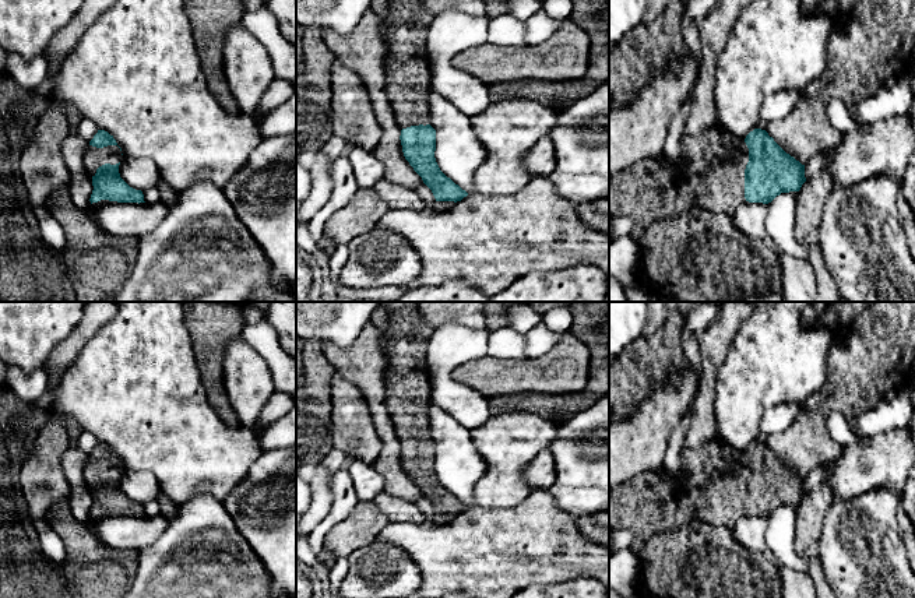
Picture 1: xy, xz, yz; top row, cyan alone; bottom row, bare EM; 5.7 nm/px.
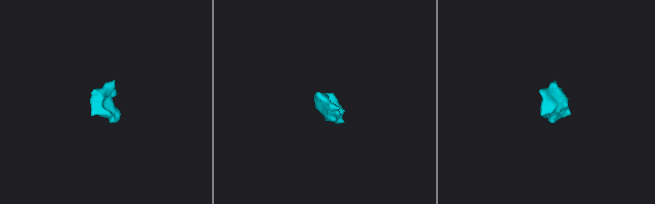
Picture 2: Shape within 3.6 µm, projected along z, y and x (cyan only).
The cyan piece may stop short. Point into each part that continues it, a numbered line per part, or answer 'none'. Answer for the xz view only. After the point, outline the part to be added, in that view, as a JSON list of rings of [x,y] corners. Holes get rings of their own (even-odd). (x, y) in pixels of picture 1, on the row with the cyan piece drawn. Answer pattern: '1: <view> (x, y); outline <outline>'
1: xz (408, 77); outline [[[388,0],[388,14],[381,17],[387,36],[387,96],[400,129],[430,124],[429,92],[430,70],[427,64],[426,38],[433,15],[427,13],[419,0]]]
2: xz (439, 206); outline [[[436,201],[433,207],[433,212],[444,212],[454,207],[454,201]]]

